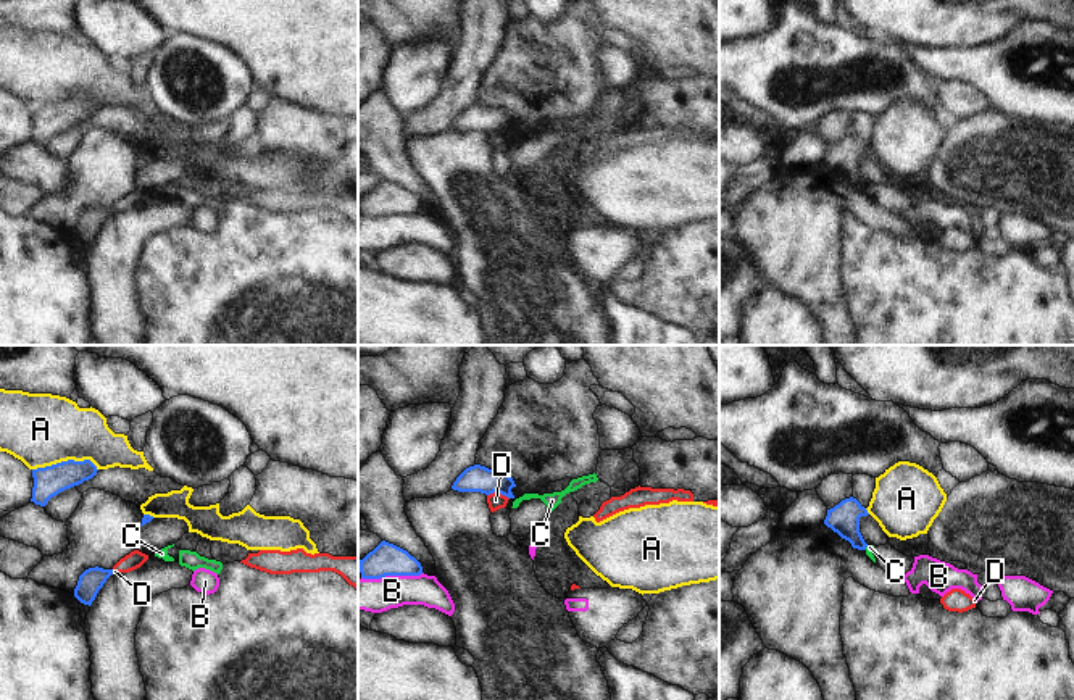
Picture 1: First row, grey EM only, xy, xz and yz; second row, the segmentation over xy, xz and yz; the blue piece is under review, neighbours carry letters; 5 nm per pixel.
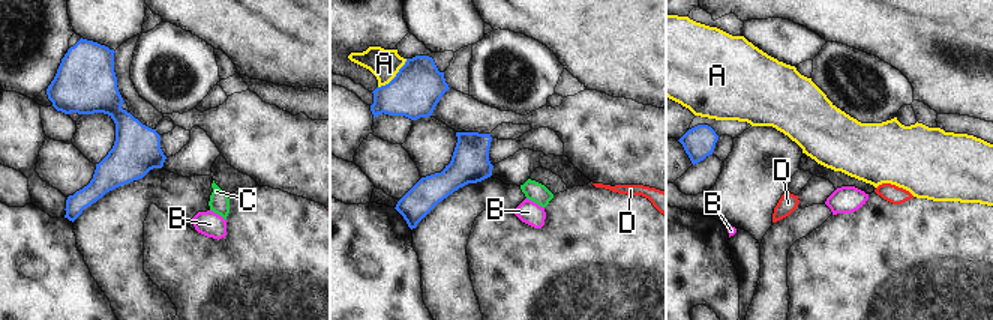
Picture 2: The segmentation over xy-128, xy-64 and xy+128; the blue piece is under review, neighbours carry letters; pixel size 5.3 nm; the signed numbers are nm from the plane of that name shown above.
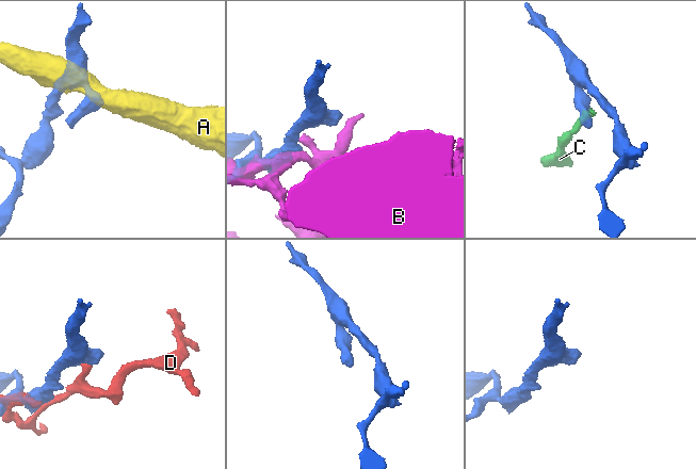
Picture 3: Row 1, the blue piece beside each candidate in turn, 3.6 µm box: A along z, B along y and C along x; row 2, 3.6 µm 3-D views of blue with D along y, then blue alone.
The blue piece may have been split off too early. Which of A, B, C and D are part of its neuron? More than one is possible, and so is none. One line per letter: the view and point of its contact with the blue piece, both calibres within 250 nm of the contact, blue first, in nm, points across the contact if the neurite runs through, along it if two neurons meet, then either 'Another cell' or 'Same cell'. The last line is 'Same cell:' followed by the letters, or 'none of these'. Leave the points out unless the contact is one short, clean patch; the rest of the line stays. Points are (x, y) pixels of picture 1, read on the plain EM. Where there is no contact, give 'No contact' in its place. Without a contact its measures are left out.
A: Touches blue at xy (65, 100). Thickness 150 nm (blue) against 360 nm. Another cell
B: Touches blue at xz (392, 213). Thickness 160 nm (blue) against 170 nm. Boundary: xz (423, 212), (362, 216). Another cell
C: Touches blue at yz (866, 184). Thickness 160 nm (blue) against 30 nm. Boundary: yz (868, 184), (865, 187). Another cell
D: Touches blue at xz (499, 131). Thickness 130 nm (blue) against 80 nm. Another cell
Same cell: none of these.

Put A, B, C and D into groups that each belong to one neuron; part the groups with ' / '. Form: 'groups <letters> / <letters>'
groups A / B / C / D

